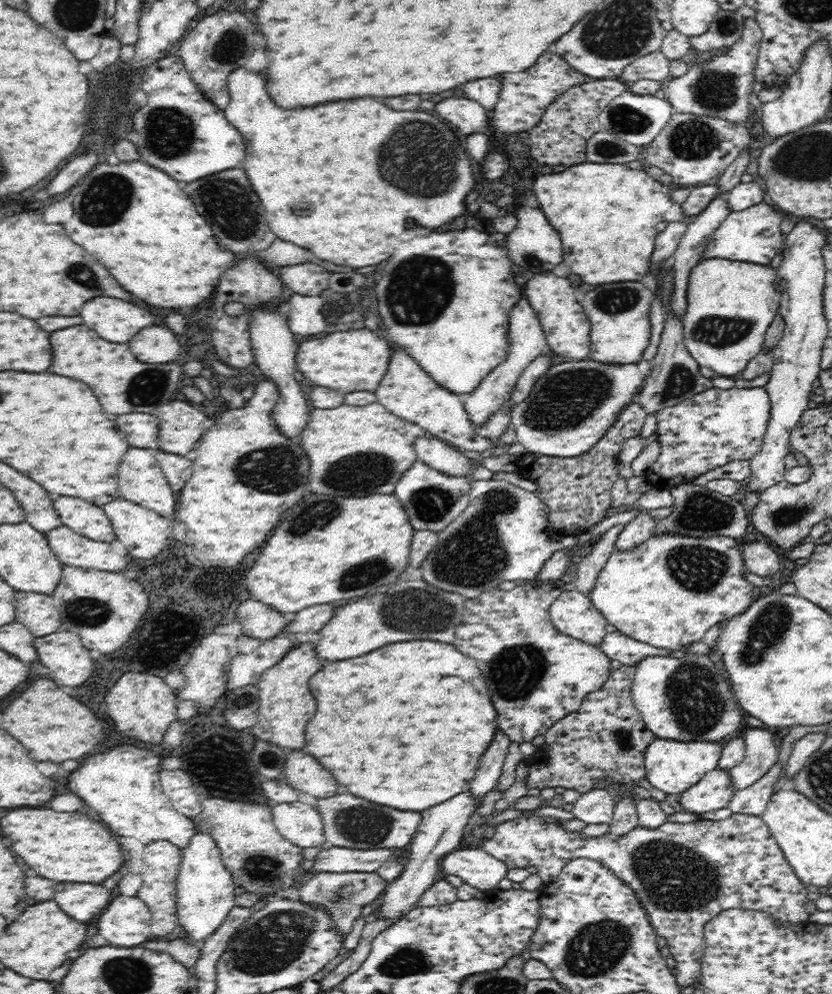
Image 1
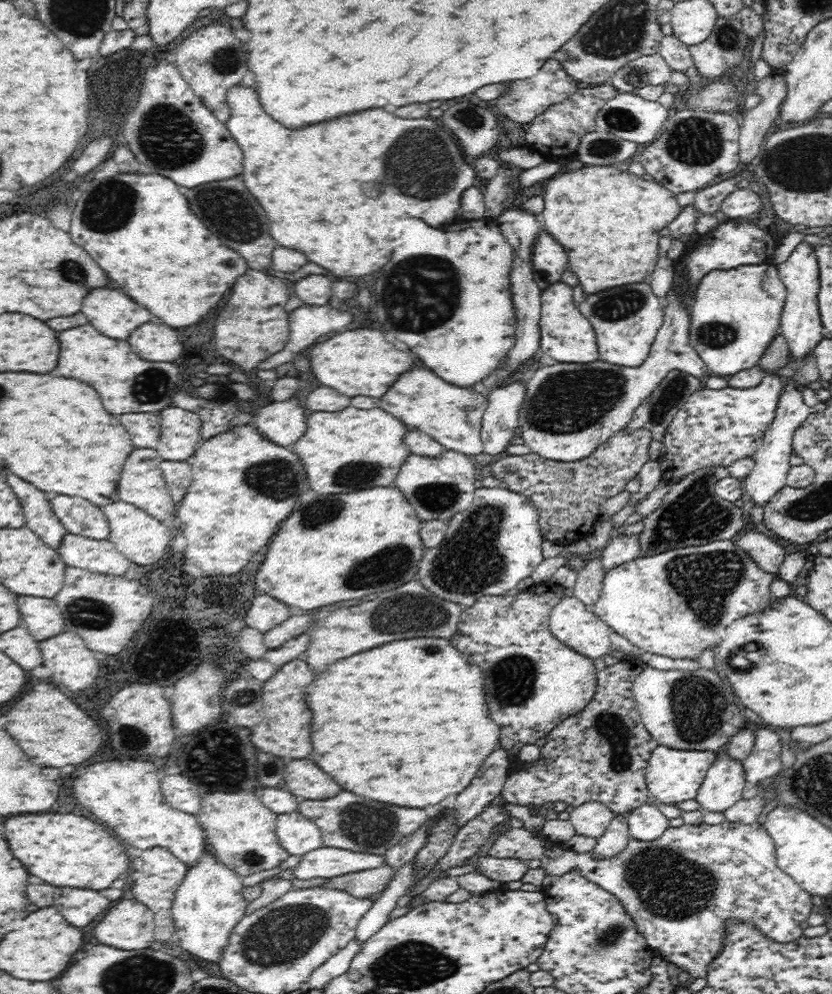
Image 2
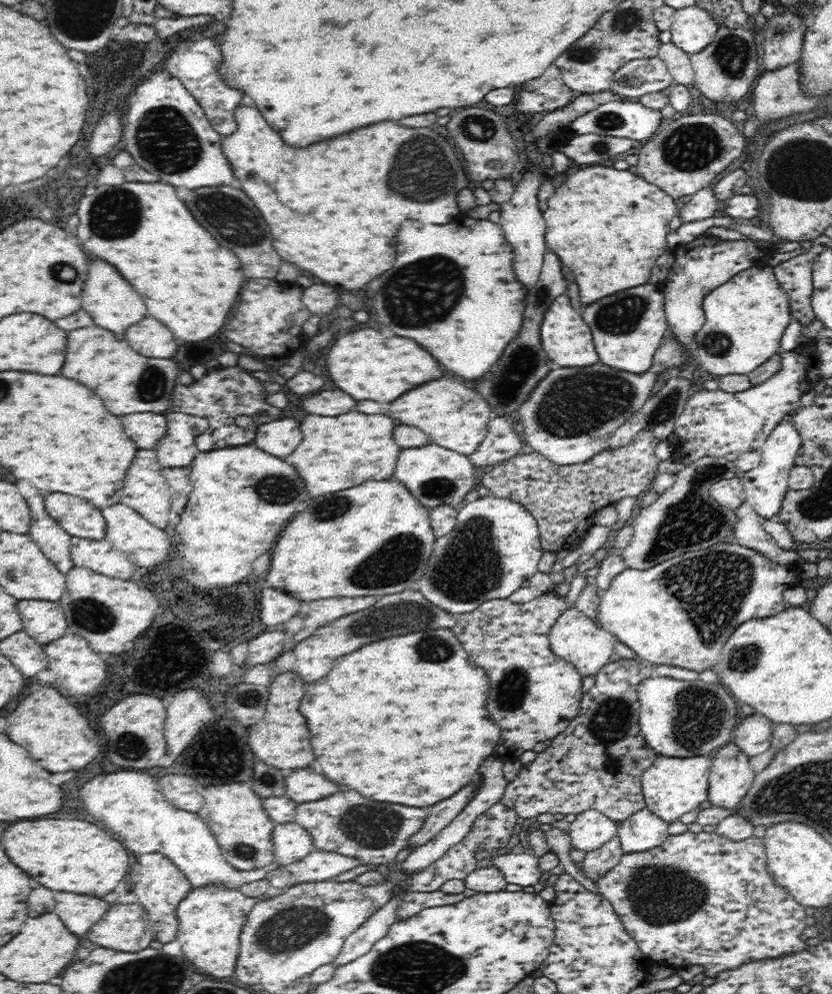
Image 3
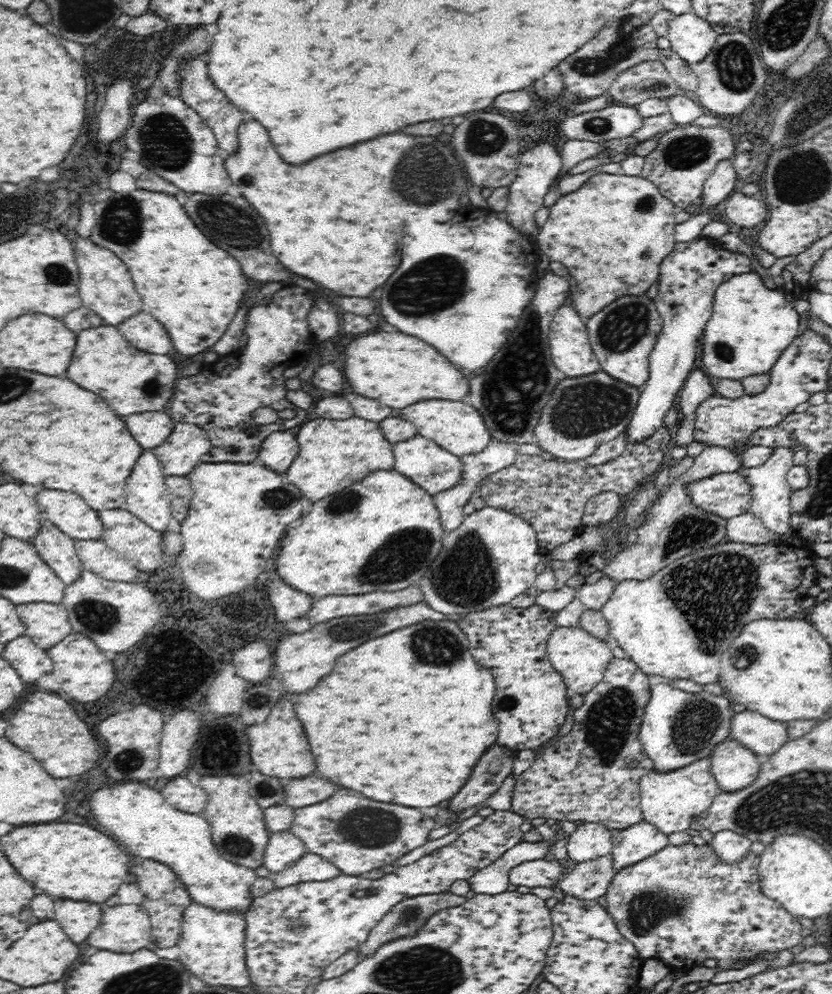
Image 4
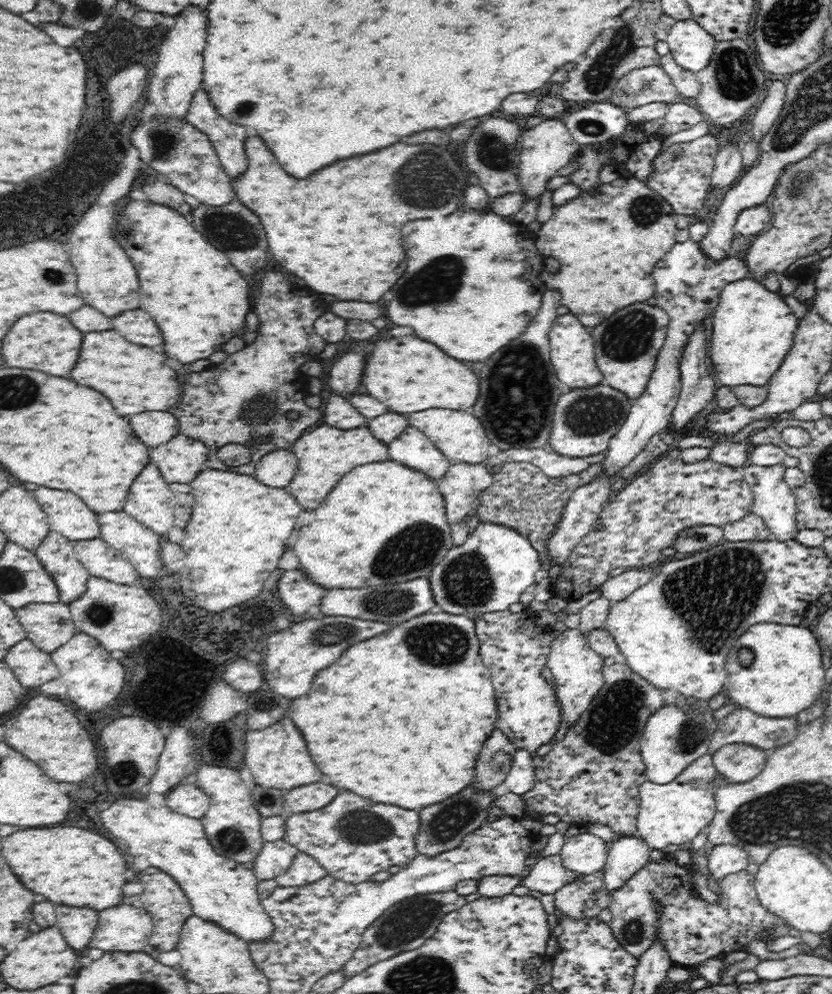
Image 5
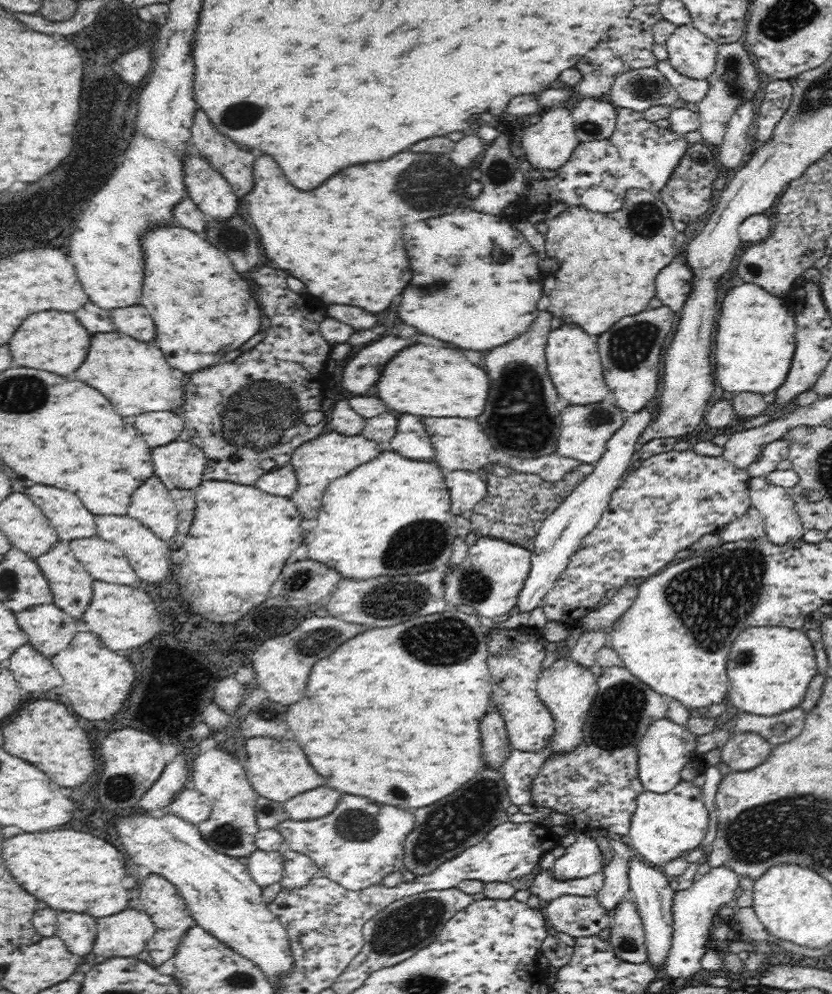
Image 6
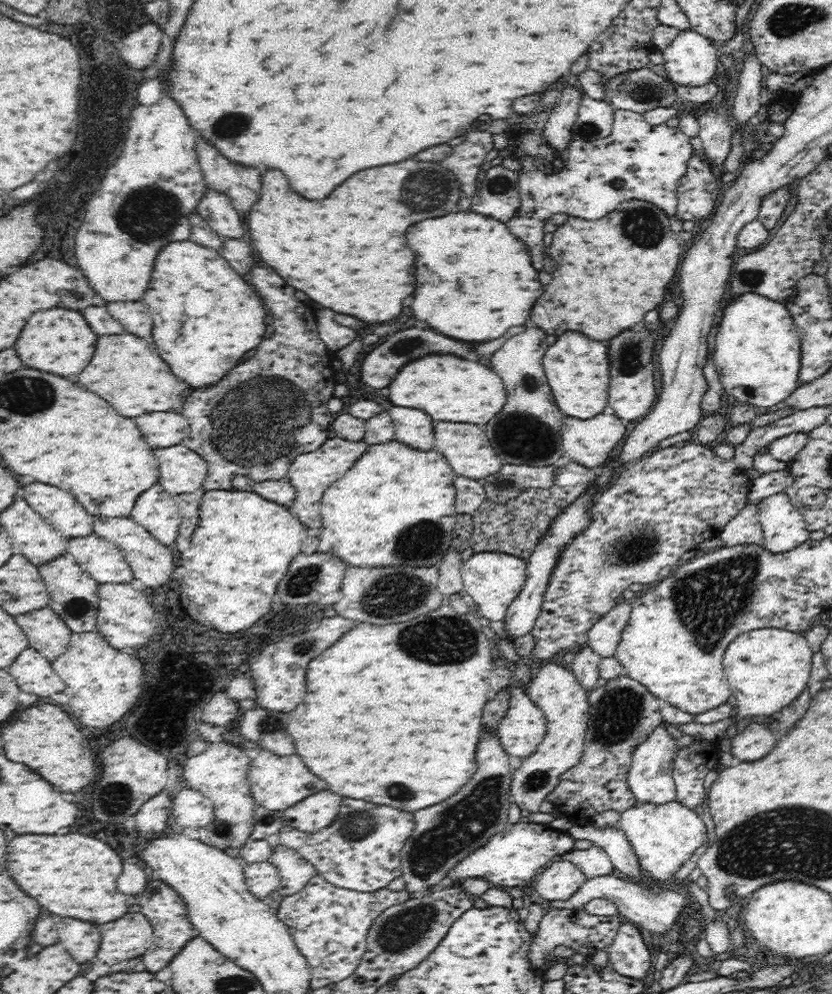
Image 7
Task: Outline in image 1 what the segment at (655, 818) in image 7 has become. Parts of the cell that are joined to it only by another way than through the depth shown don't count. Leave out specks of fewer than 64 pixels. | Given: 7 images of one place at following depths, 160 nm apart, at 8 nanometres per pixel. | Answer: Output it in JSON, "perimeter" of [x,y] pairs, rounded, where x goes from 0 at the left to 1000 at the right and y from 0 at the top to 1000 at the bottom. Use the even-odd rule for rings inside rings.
{"perimeter":[[[790,742],[784,748],[781,748],[775,757],[775,783],[784,790],[784,793],[796,795],[800,800],[810,799],[811,801],[817,801],[831,791],[834,791],[849,779],[849,777],[863,772],[869,749],[869,746],[829,745],[823,747],[820,745]]]}

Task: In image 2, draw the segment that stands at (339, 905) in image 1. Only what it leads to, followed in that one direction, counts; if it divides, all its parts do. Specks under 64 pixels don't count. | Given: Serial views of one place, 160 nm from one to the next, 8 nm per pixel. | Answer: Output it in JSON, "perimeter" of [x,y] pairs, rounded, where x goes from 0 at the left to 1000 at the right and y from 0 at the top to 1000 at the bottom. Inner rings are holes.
{"perimeter":[[[462,867],[454,873],[403,881],[393,891],[411,895],[428,903],[450,903],[464,895],[474,877],[475,874]]]}

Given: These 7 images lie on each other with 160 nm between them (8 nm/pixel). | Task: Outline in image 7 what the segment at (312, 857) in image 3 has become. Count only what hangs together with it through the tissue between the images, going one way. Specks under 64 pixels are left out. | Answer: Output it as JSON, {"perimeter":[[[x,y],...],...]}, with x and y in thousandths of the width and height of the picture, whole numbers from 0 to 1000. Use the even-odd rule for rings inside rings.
{"perimeter":[[[339,849],[328,853],[321,865],[334,874],[337,888],[333,897],[340,902],[363,897],[370,887],[382,880],[380,872],[358,859],[358,856]]]}

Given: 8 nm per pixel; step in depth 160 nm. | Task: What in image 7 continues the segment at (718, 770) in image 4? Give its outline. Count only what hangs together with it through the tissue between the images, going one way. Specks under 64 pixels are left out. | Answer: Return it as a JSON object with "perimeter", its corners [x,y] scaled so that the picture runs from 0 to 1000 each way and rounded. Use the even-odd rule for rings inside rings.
{"perimeter":[[[901,726],[894,734],[886,737],[879,743],[879,758],[883,766],[897,767],[913,765],[921,761],[930,748],[933,748],[931,738],[922,729]]]}

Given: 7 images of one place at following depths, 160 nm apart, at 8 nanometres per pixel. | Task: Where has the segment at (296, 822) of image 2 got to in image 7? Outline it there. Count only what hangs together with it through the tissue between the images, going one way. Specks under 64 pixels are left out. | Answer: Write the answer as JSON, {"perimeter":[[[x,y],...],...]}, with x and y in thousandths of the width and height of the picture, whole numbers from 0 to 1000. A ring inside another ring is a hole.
{"perimeter":[[[317,866],[305,869],[293,869],[294,889],[299,897],[310,904],[320,904],[335,893],[337,880],[326,867]]]}

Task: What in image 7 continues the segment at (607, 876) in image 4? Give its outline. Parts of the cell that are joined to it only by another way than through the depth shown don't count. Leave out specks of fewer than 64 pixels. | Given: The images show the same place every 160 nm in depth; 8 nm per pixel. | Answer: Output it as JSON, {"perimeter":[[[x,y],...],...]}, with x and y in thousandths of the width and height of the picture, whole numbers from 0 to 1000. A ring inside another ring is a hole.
{"perimeter":[[[698,913],[683,915],[668,914],[661,915],[651,924],[644,938],[637,942],[638,954],[635,967],[639,978],[650,979],[656,976],[657,964],[660,960],[666,959],[671,952],[678,952],[688,955],[690,959],[709,963],[719,958],[730,957],[736,952],[740,939],[745,932],[745,922],[710,922],[701,918]]]}

